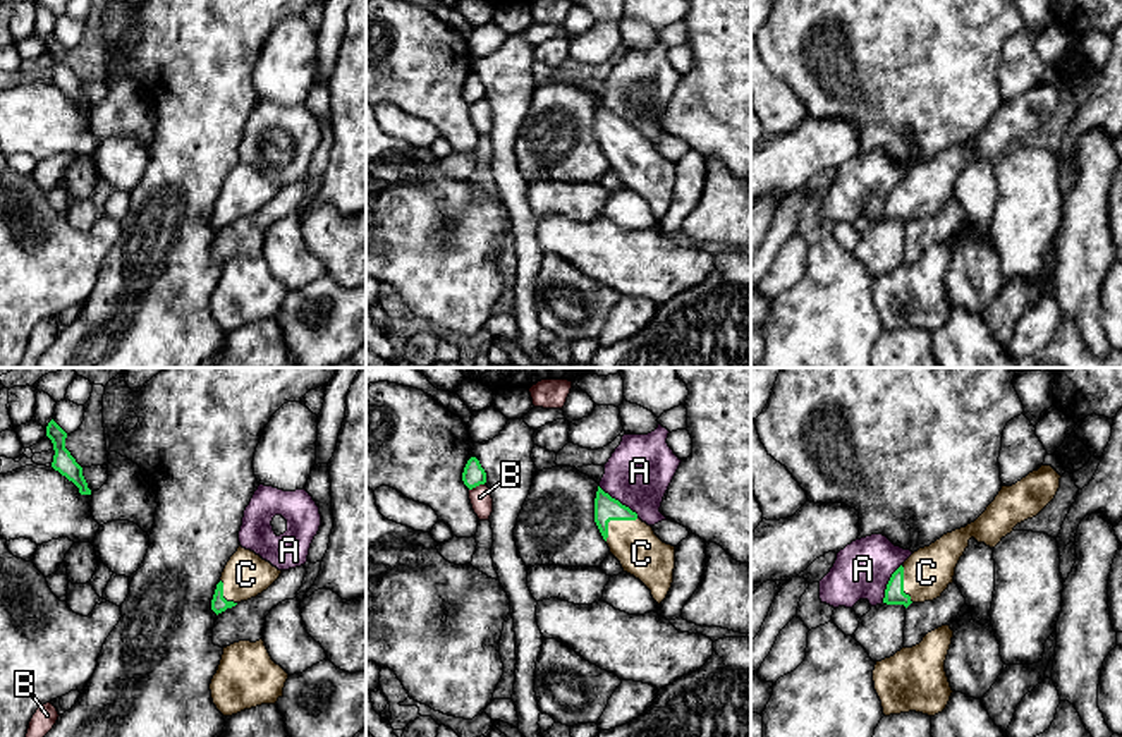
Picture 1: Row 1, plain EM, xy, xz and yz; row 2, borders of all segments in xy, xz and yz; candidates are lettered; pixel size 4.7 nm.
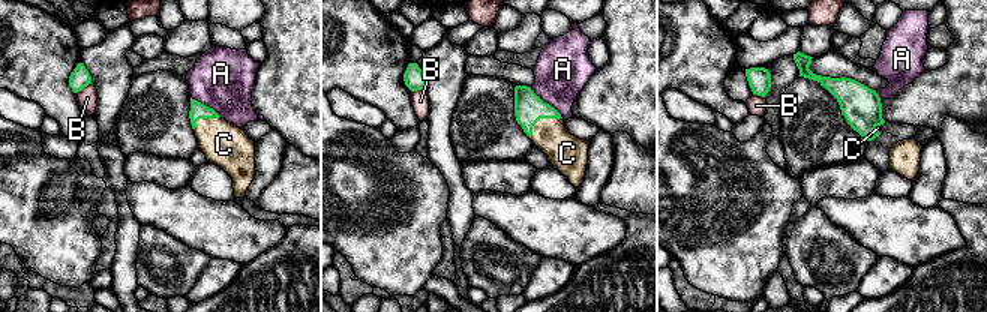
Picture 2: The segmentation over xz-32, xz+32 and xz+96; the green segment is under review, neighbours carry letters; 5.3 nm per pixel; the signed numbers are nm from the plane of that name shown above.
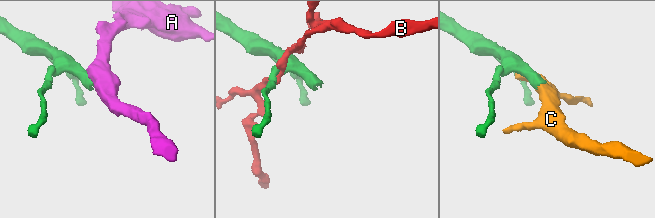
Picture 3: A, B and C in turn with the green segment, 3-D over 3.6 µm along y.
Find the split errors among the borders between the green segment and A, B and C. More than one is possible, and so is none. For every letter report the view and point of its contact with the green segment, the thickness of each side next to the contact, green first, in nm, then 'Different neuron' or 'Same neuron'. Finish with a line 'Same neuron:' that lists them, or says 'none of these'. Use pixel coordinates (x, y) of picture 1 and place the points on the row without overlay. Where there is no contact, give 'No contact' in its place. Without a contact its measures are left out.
A: Touches green at xz (617, 115). Thickness 120 nm (green) against 300 nm. Different neuron
B: Touches green at xz (476, 100). Thickness 100 nm (green) against 100 nm. Different neuron
C: Touches green at xz (614, 134). Thickness 120 nm (green) against 220 nm. Same neuron
Same neuron: C

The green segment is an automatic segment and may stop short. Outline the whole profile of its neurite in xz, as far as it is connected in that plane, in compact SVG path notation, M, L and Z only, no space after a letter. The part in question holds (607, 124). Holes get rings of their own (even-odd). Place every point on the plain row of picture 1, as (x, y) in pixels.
M600 101L595 137L624 187L639 194L660 220L674 198L675 161L663 158L651 141Z

